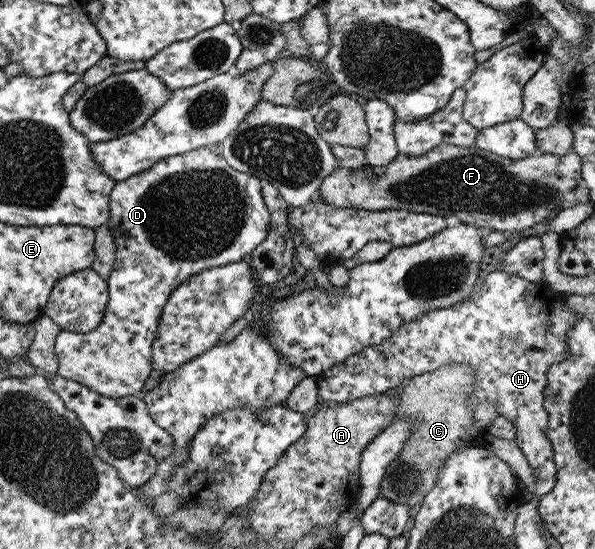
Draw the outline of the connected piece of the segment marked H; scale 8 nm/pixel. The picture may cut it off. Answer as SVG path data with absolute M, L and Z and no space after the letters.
M491 272L487 278L485 278L485 284L479 288L475 288L475 292L469 295L465 300L449 307L448 309L435 309L433 311L425 312L421 317L409 321L405 326L401 327L396 333L393 333L391 337L381 341L381 343L376 345L367 345L357 352L353 356L345 358L343 362L336 364L334 367L325 370L320 376L318 376L317 386L319 389L319 396L326 402L339 403L357 400L357 398L365 398L369 396L375 396L387 392L391 388L399 386L405 378L413 378L437 370L443 366L451 366L453 364L461 364L471 366L475 370L475 383L473 383L473 395L471 395L471 401L469 401L469 408L475 411L475 407L479 404L491 404L497 408L498 416L504 417L515 424L516 438L515 441L518 443L519 448L525 454L529 466L533 468L533 476L535 476L534 482L534 493L532 494L535 499L543 497L548 494L551 490L554 490L555 483L557 483L557 469L555 469L555 461L553 461L553 447L551 441L547 438L548 430L548 414L545 412L545 407L543 406L543 390L547 386L547 370L549 366L557 364L557 362L563 362L567 356L569 356L569 343L567 342L567 330L573 328L573 324L577 322L577 313L571 311L567 305L565 305L566 296L561 296L559 293L555 292L553 288L546 286L543 281L529 282L524 278L521 278L515 274L509 272Z

